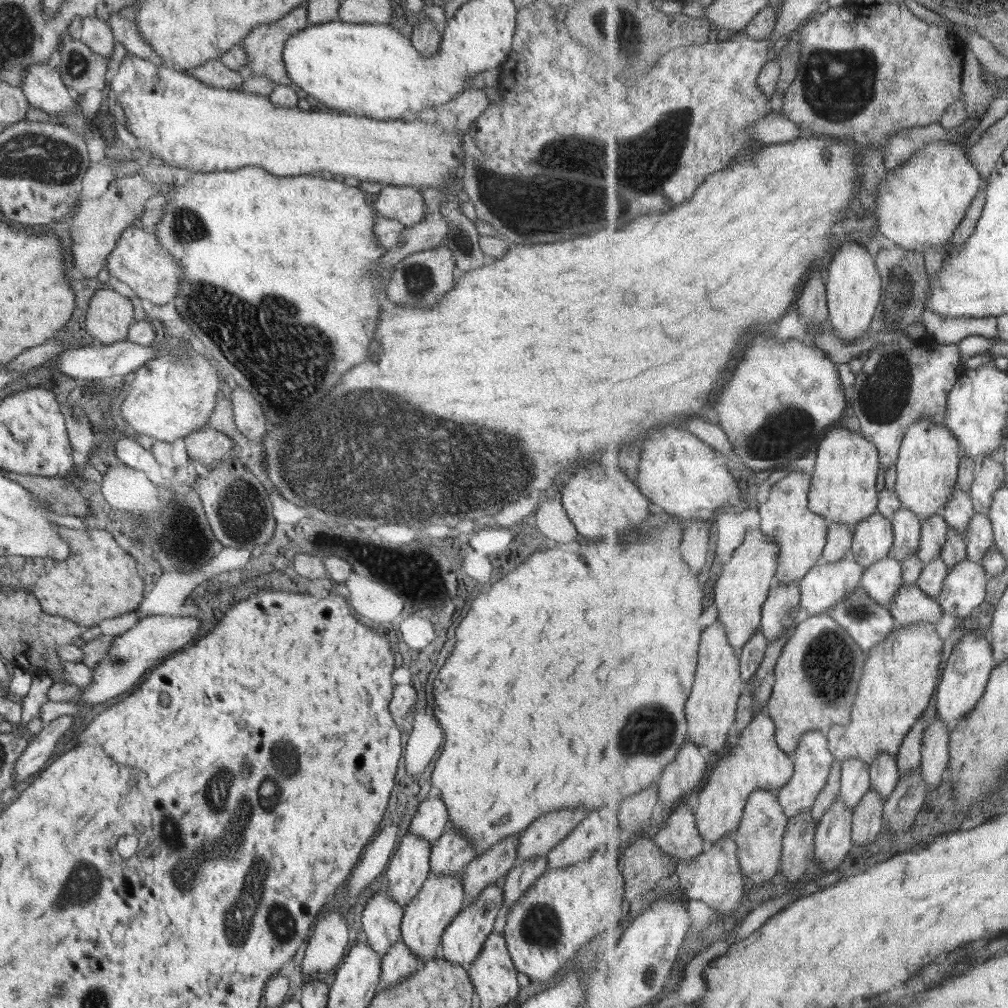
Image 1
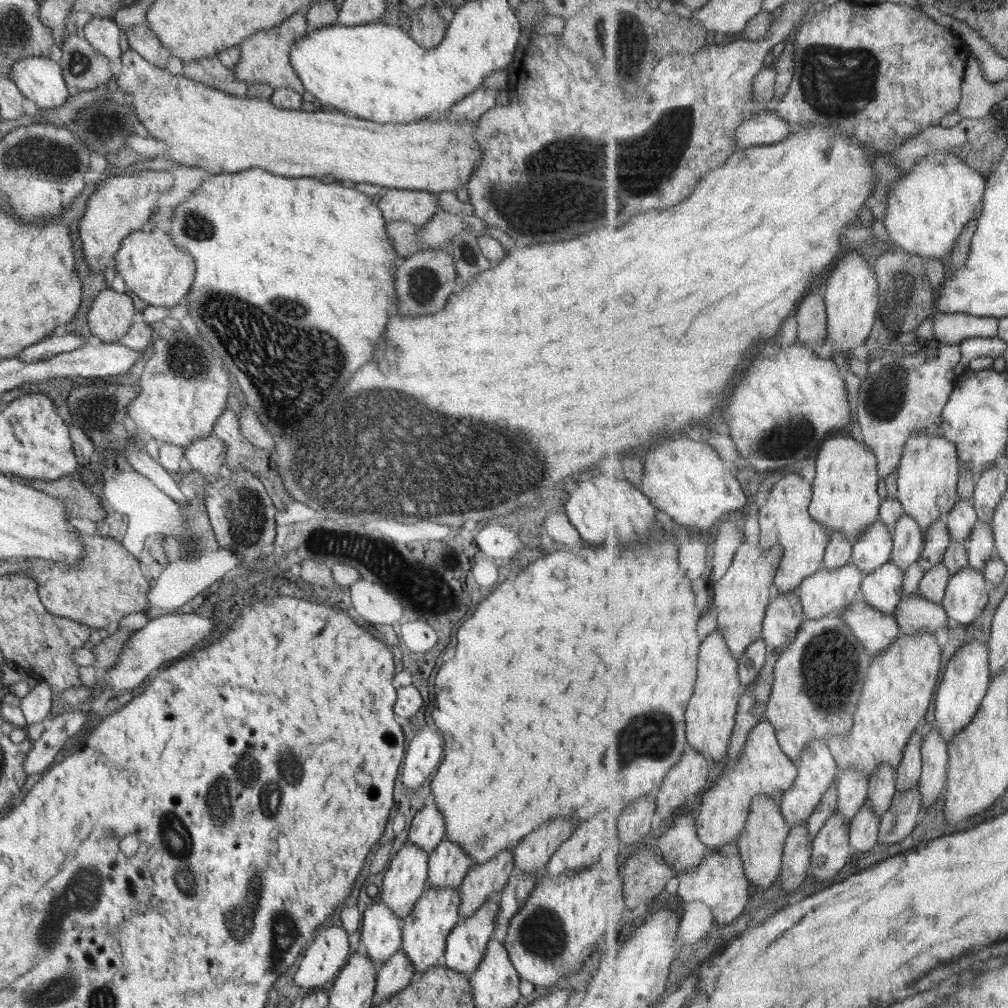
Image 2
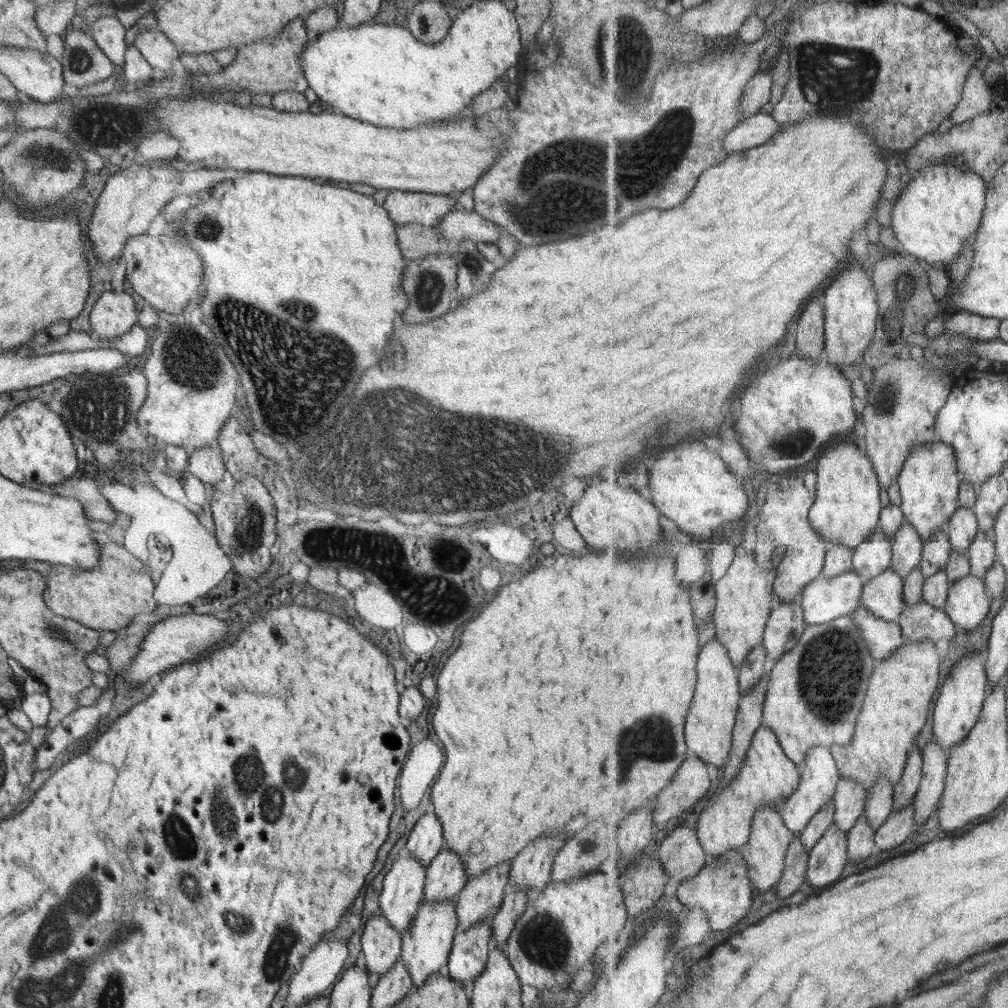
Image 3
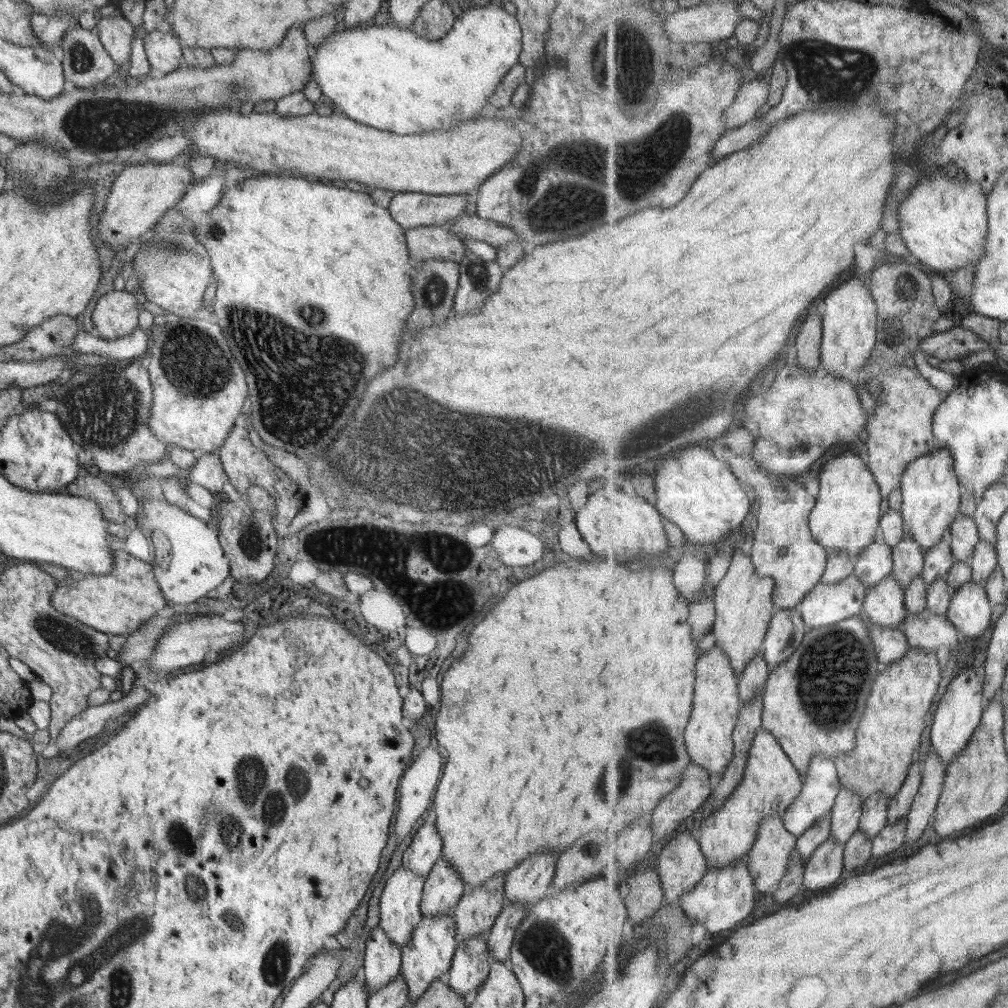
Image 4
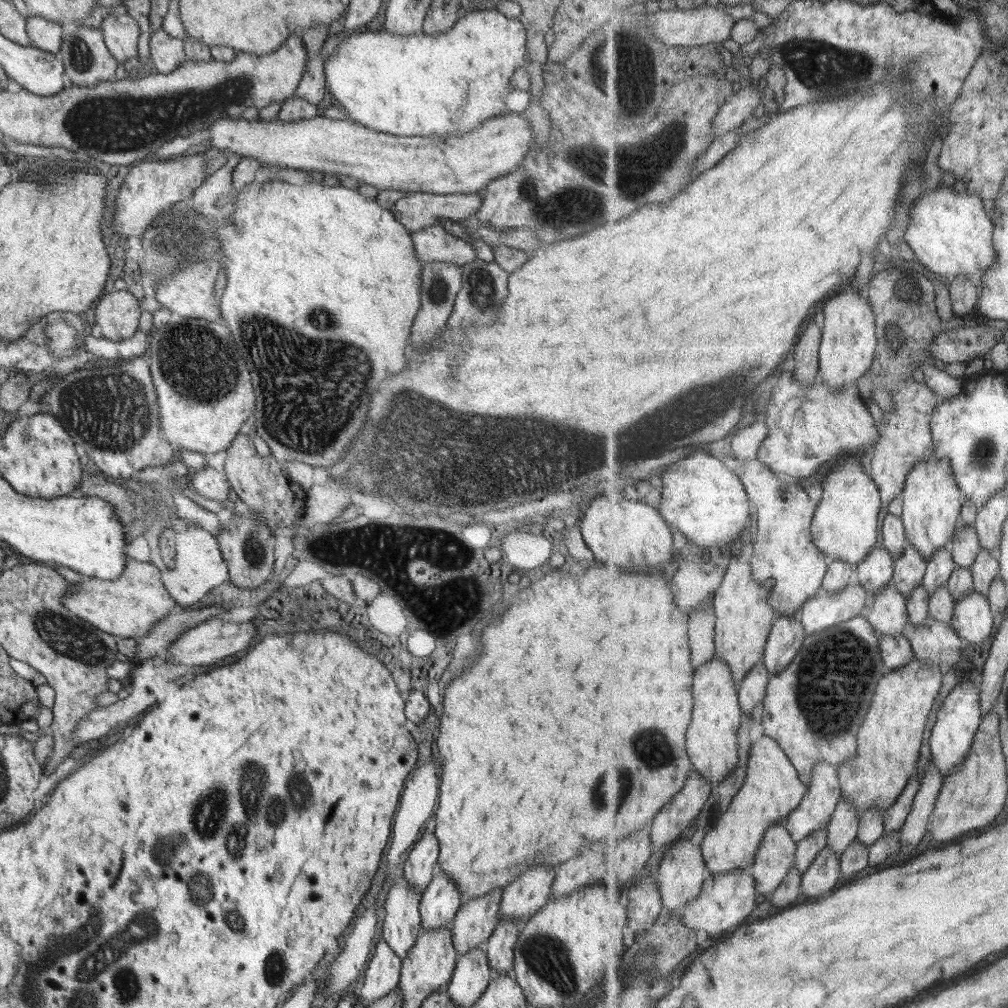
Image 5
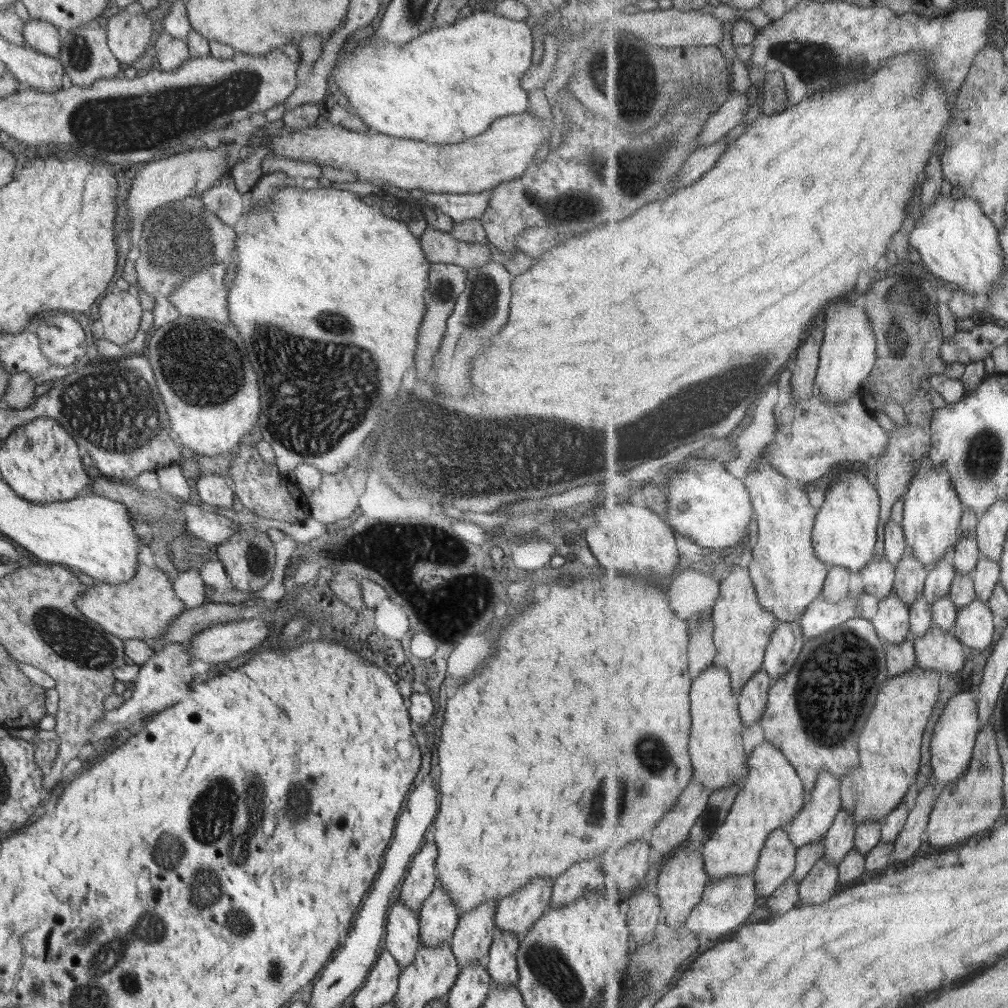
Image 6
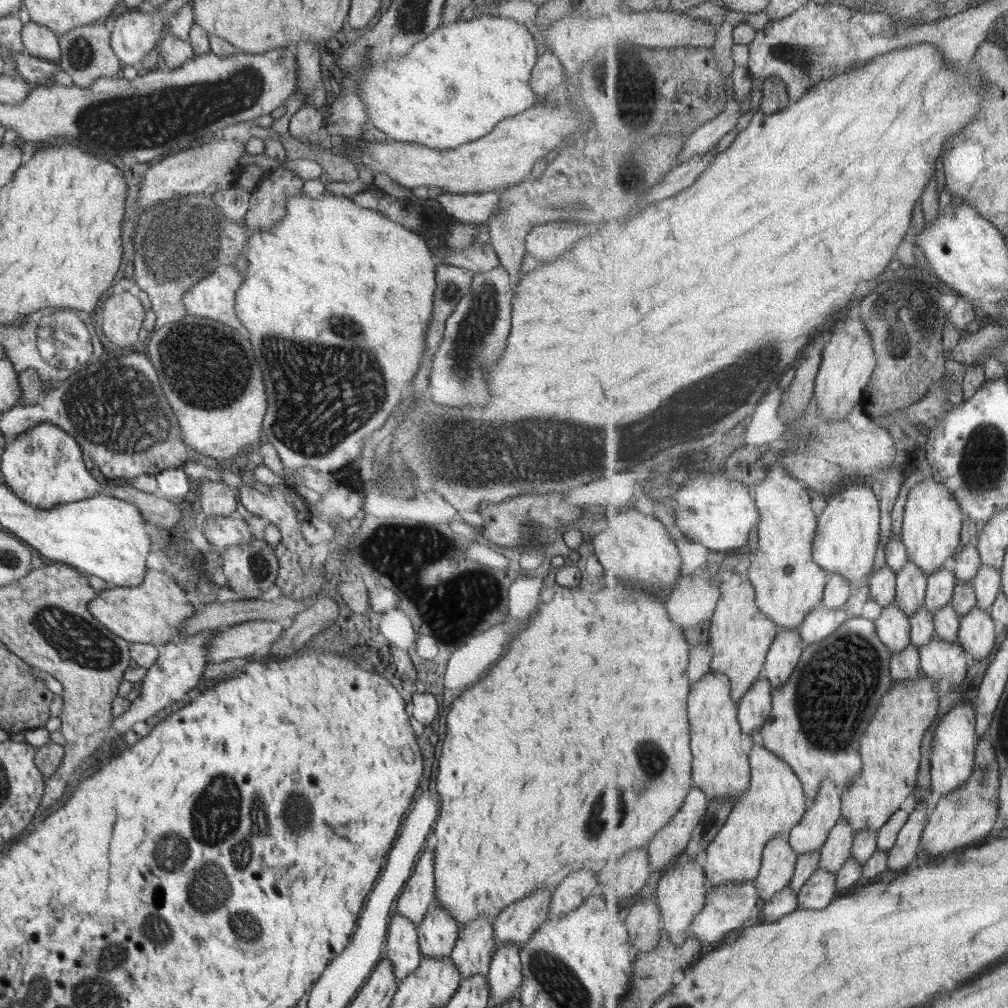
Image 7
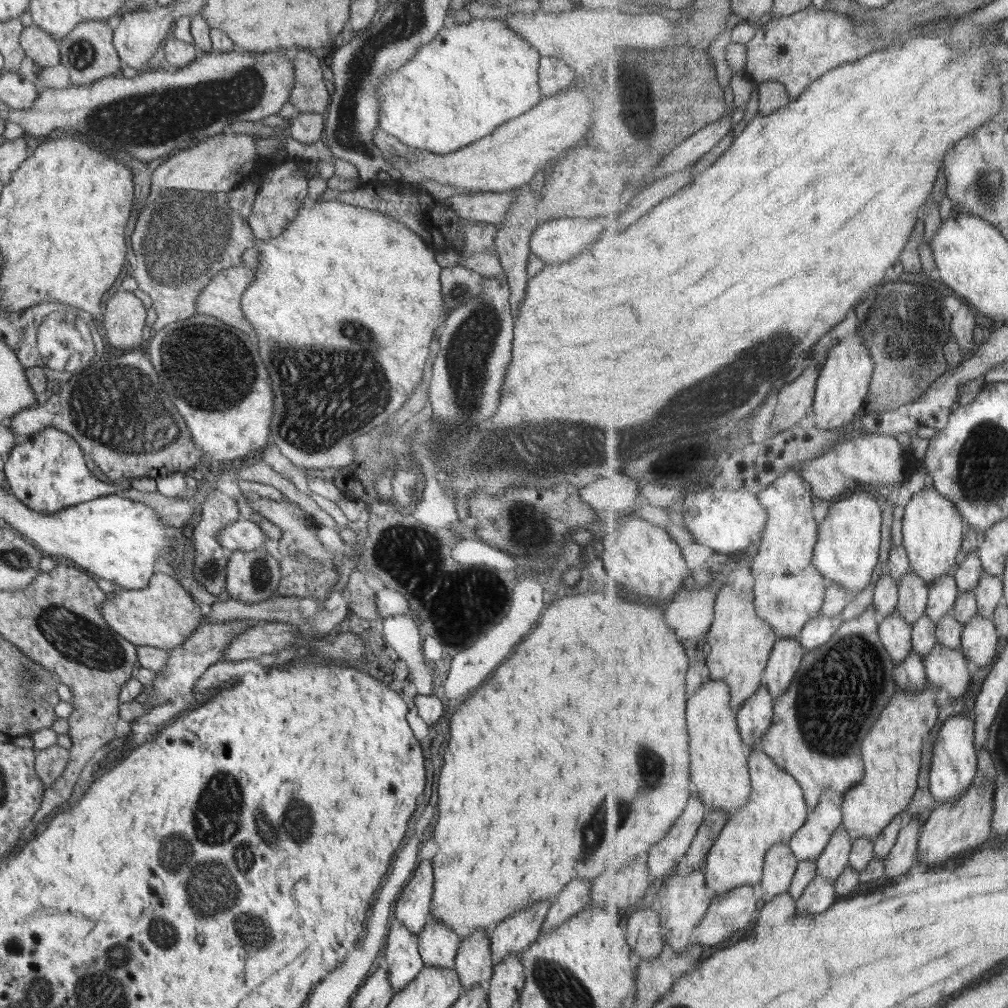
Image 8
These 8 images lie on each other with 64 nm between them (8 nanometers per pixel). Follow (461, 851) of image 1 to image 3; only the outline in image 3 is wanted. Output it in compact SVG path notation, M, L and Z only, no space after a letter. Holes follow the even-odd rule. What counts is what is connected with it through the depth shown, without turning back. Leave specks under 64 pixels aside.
M446 846L430 861L426 868L424 901L454 899L457 902L462 887L466 885L467 876L460 855Z

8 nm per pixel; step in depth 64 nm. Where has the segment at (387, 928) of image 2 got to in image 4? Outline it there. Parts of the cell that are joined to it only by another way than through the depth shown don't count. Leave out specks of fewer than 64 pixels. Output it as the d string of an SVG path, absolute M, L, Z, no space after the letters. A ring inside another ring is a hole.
M379 926L370 932L364 945L364 985L370 996L401 972L401 948Z

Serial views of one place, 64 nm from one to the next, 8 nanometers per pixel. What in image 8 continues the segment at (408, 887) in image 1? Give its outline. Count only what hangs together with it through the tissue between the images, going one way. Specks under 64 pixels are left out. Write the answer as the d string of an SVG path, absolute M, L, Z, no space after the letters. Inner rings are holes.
M394 921L384 949L384 963L393 993L400 993L425 966L419 954L419 938L402 923Z

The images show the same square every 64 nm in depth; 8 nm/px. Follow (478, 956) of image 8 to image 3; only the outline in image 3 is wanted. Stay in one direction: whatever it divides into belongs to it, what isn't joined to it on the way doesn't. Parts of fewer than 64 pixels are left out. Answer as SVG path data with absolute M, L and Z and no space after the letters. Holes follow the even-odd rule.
M510 859L467 879L456 902L457 929L468 929L482 919L491 920L490 913L498 911L508 890Z

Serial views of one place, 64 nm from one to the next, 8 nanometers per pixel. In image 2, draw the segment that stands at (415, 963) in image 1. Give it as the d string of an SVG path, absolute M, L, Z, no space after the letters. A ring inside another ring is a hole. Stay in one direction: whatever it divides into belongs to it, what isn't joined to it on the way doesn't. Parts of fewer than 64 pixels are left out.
M400 948L379 967L373 1005L403 990L414 977L414 965Z

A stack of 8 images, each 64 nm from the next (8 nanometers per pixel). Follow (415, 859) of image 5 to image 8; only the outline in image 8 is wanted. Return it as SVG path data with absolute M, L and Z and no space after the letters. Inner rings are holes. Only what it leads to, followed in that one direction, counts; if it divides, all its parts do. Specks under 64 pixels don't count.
M422 859L412 879L401 890L392 915L396 922L402 923L419 937L426 921L431 916L433 894L433 866L430 859Z

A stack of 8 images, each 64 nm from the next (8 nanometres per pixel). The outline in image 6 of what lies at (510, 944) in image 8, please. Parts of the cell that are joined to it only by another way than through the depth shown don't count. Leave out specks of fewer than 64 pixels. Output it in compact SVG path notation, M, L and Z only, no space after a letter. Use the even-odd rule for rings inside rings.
M550 877L532 878L526 886L502 897L494 922L498 931L514 931L522 938L540 915L551 906L553 881Z

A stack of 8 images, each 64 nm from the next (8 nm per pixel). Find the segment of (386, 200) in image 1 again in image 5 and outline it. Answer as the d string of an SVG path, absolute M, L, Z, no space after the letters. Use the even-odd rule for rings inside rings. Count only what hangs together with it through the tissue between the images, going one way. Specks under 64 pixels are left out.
M481 192L456 194L410 193L396 201L390 208L394 218L413 233L438 222L452 220L459 224L482 205Z

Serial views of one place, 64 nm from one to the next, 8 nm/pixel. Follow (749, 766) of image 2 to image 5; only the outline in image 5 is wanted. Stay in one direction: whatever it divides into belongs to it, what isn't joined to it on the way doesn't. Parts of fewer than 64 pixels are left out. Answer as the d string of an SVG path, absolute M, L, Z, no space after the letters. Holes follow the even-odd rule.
M765 734L753 745L751 753L746 785L734 799L730 810L720 817L716 828L708 831L702 843L714 873L727 873L754 865L768 829L796 812L809 793L810 786L802 778L800 769L776 738Z

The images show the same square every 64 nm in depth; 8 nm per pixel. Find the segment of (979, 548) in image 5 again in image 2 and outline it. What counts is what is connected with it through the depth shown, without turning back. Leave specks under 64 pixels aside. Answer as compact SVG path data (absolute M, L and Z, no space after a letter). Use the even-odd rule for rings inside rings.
M962 498L960 505L956 505L952 513L946 514L943 519L952 531L953 540L966 543L972 538L976 525L980 524L981 517L975 503Z

